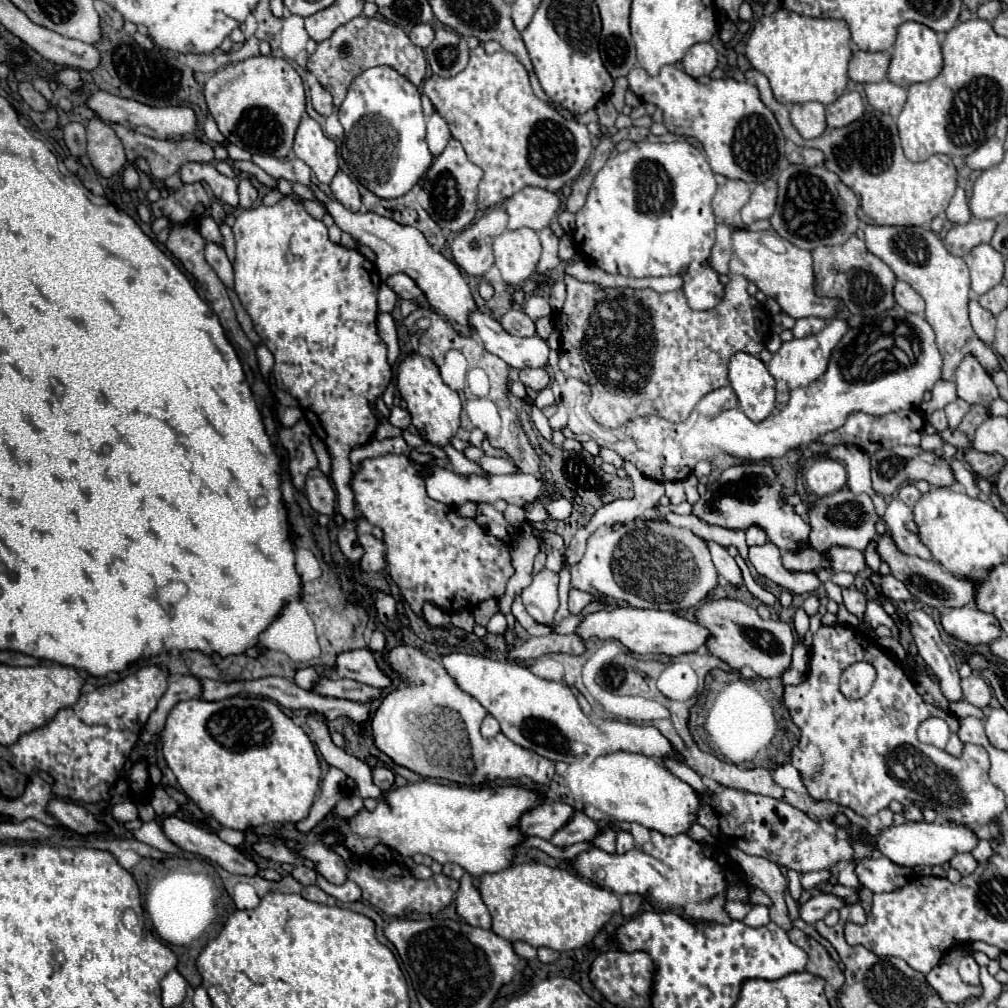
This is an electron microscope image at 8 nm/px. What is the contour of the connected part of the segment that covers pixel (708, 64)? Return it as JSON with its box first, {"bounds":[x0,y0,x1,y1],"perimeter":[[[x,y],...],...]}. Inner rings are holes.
{"bounds":[683,42,717,78],"perimeter":[[[709,42],[691,46],[683,58],[683,70],[693,78],[711,74],[715,66],[717,66],[717,52]]]}

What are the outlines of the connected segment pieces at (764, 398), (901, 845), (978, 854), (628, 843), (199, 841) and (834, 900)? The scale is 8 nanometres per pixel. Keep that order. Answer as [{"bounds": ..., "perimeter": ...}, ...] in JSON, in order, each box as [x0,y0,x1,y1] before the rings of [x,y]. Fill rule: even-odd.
[{"bounds":[729,352,775,420],"perimeter":[[[737,352],[729,364],[729,384],[739,398],[739,408],[751,420],[765,420],[773,412],[775,378],[757,356]]]},{"bounds":[867,822,979,868],"perimeter":[[[907,822],[903,826],[891,826],[891,828],[881,830],[881,834],[875,834],[873,838],[867,838],[867,840],[873,840],[883,856],[907,868],[915,868],[923,864],[931,864],[931,866],[945,864],[959,852],[971,852],[979,842],[979,838],[967,826],[945,826],[945,824],[935,824],[935,822],[931,824],[929,822],[911,822],[911,824]]]},{"bounds":[971,840,993,862],"perimeter":[[[981,840],[979,846],[977,846],[971,854],[973,854],[973,858],[975,858],[977,862],[987,862],[987,860],[993,856],[993,850],[991,850],[991,846],[989,846],[987,840]]]},{"bounds":[615,830,635,854],"perimeter":[[[617,830],[617,842],[615,842],[617,852],[623,854],[623,852],[631,850],[633,846],[635,846],[635,844],[633,844],[633,836],[631,836],[631,832],[627,832],[627,830]]]},{"bounds":[161,816,257,876],"perimeter":[[[167,816],[161,826],[163,834],[181,850],[209,858],[221,864],[231,874],[247,874],[247,876],[257,874],[257,866],[245,854],[219,840],[219,836],[215,836],[213,832],[175,816]]]},{"bounds":[799,894,847,924],"perimeter":[[[817,894],[817,896],[813,896],[811,900],[807,900],[805,904],[801,904],[799,906],[799,916],[801,916],[801,920],[805,920],[807,924],[815,924],[817,920],[823,920],[827,914],[829,914],[829,910],[841,910],[843,906],[845,906],[847,902],[845,900],[839,900],[839,896],[835,896],[835,894]]]}]

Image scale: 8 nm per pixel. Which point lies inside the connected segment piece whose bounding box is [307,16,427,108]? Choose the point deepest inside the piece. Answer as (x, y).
(365, 42)

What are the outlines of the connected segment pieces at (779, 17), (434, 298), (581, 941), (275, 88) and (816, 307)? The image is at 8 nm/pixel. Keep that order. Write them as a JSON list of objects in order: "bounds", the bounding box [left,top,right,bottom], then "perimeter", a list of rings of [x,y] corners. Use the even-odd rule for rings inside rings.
[{"bounds":[745,8,851,106],"perimeter":[[[779,8],[755,24],[745,54],[751,66],[769,78],[773,96],[781,104],[821,102],[827,106],[833,104],[847,86],[851,32],[845,20],[805,18]]]},{"bounds":[309,184,477,328],"perimeter":[[[309,184],[309,188],[313,190],[315,198],[327,208],[327,212],[333,216],[335,224],[343,232],[351,234],[351,238],[355,242],[359,242],[363,246],[369,246],[375,252],[375,264],[377,264],[377,270],[379,270],[383,282],[387,282],[387,278],[397,274],[397,272],[409,274],[411,278],[417,280],[417,284],[423,290],[423,294],[427,296],[429,304],[439,314],[445,314],[449,322],[457,322],[459,326],[467,328],[467,314],[471,310],[477,310],[477,306],[473,302],[473,296],[471,296],[471,290],[469,290],[469,284],[465,282],[463,274],[457,270],[457,266],[453,262],[449,262],[443,254],[435,252],[427,244],[425,236],[417,228],[397,224],[395,220],[379,216],[375,212],[365,212],[365,214],[363,212],[351,212],[351,210],[343,208],[343,204],[339,204],[335,198],[321,192],[315,184]]]},{"bounds":[479,864,619,950],"perimeter":[[[517,864],[511,868],[505,868],[495,874],[483,874],[481,876],[481,886],[479,886],[481,898],[485,906],[489,908],[493,916],[493,932],[499,934],[505,940],[523,940],[535,948],[547,946],[553,950],[575,950],[585,944],[589,944],[595,934],[609,922],[613,912],[619,910],[619,898],[599,886],[593,886],[579,876],[563,870],[563,868],[551,868],[545,864]]]},{"bounds":[205,56,305,160],"perimeter":[[[251,56],[215,72],[205,84],[205,100],[221,134],[235,146],[283,160],[305,112],[305,92],[295,68],[275,56]]]},{"bounds":[731,228,839,318],"perimeter":[[[735,228],[731,234],[731,274],[741,274],[749,282],[755,282],[757,288],[767,294],[769,298],[777,298],[779,306],[783,312],[787,312],[793,318],[807,318],[807,316],[817,316],[817,318],[831,318],[837,312],[839,300],[835,298],[819,298],[813,292],[813,260],[811,252],[793,246],[791,242],[779,238],[785,246],[783,252],[775,252],[767,248],[763,242],[759,242],[763,236],[769,236],[773,232],[751,232],[745,228]]]}]

